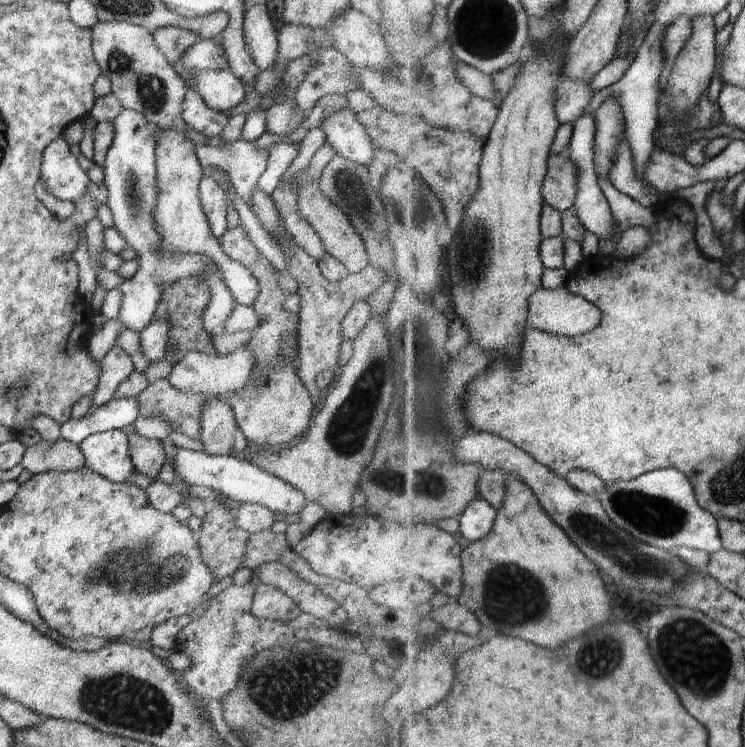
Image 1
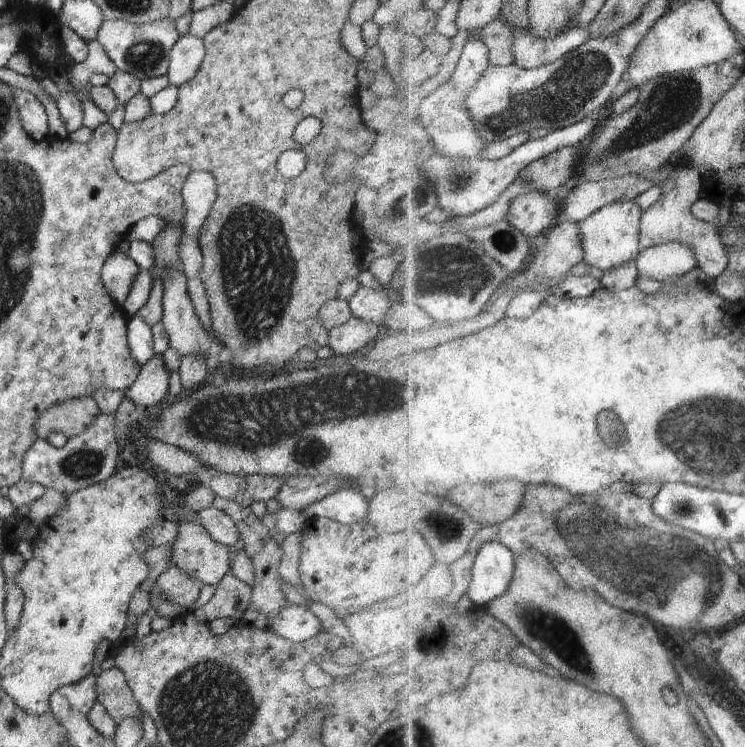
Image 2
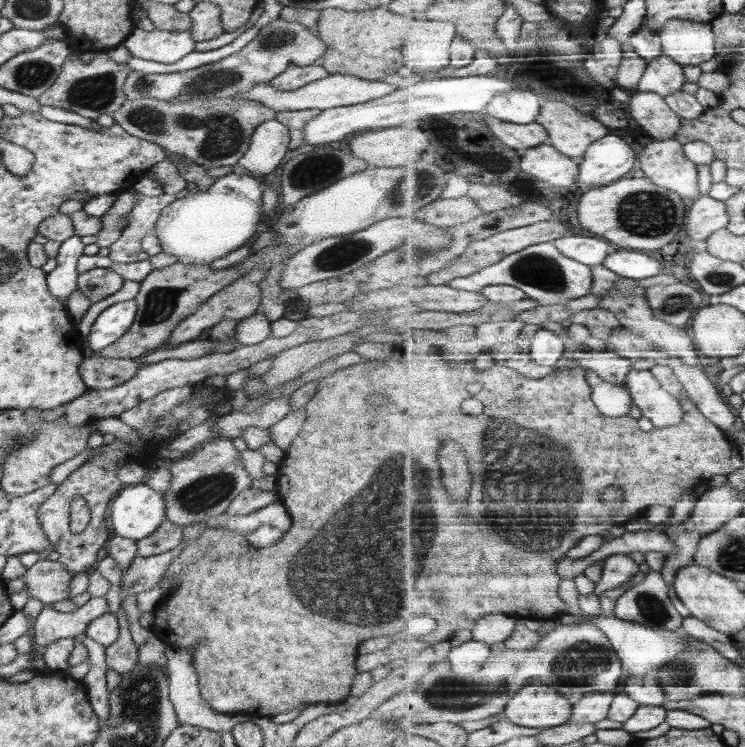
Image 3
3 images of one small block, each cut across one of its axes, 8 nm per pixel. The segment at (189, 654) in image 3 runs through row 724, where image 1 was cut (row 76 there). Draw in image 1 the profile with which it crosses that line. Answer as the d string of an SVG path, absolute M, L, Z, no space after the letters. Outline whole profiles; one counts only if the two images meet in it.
M230 66L224 70L194 70L190 78L183 78L185 88L194 91L202 101L218 113L231 115L231 111L244 100L246 88L230 72Z

